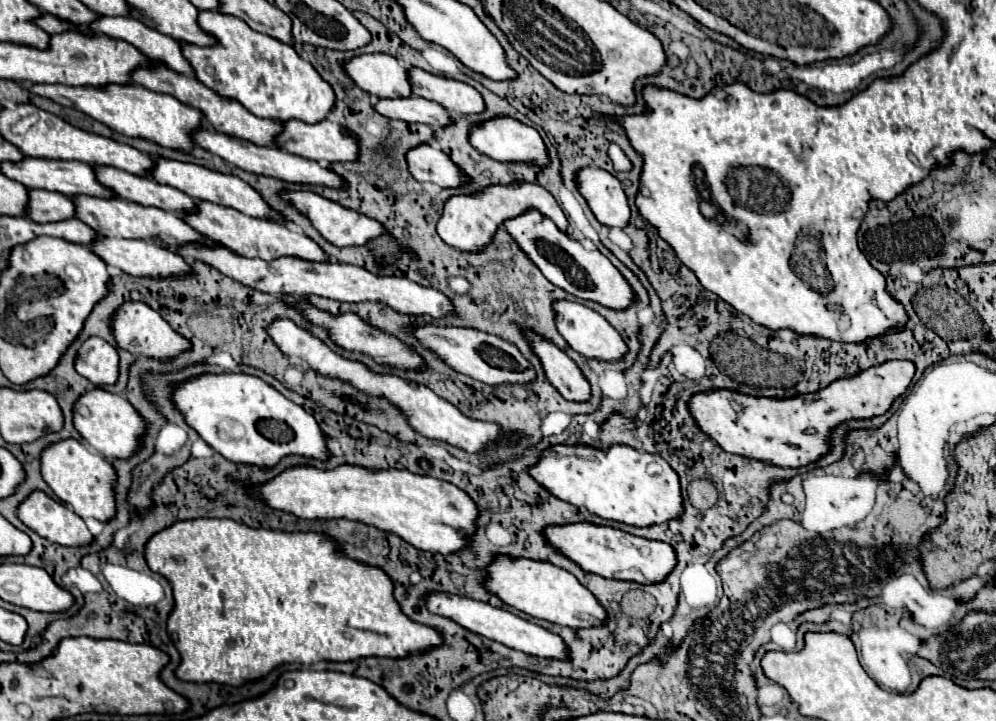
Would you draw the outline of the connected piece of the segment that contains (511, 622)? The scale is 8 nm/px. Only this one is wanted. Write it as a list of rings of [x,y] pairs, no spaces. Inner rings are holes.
[[[430,594],[428,596],[428,610],[458,622],[460,626],[464,626],[466,630],[470,630],[474,634],[480,634],[480,636],[490,638],[494,642],[500,642],[508,648],[520,650],[528,656],[552,658],[552,660],[570,660],[570,650],[558,634],[552,634],[552,632],[544,630],[542,626],[536,626],[528,620],[522,620],[520,616],[514,616],[502,608],[492,608],[486,602],[478,602],[478,600],[462,598],[462,596],[454,596],[454,594]]]

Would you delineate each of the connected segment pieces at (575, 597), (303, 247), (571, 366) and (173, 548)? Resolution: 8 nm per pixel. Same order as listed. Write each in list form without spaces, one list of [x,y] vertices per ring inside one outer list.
[[[498,556],[494,564],[488,566],[486,588],[506,604],[534,618],[542,618],[560,626],[592,628],[608,622],[608,612],[604,610],[604,606],[600,606],[594,594],[586,586],[582,586],[570,572],[548,562],[536,562],[526,558],[514,560],[510,556]]]
[[[198,202],[198,214],[184,216],[184,220],[192,228],[196,228],[200,234],[204,234],[216,242],[222,242],[226,248],[234,250],[236,254],[240,254],[244,258],[262,258],[268,262],[282,258],[282,256],[294,256],[294,258],[310,260],[310,262],[328,262],[330,260],[330,256],[306,234],[294,232],[294,230],[286,228],[284,224],[278,224],[272,220],[260,220],[260,218],[246,216],[238,210],[232,210],[232,208],[216,206],[212,202]]]
[[[528,330],[526,334],[530,336],[532,346],[534,346],[536,354],[540,356],[540,360],[544,364],[544,372],[546,372],[548,380],[556,386],[556,390],[566,400],[572,400],[572,402],[586,402],[586,400],[590,400],[590,396],[592,396],[590,382],[582,374],[578,364],[574,360],[570,360],[550,340],[542,338],[540,334],[536,334],[532,330]]]
[[[198,518],[198,520],[176,522],[170,528],[152,536],[150,542],[146,544],[146,560],[150,570],[166,576],[174,590],[176,606],[168,618],[168,634],[172,636],[172,640],[176,640],[176,648],[182,656],[182,664],[178,666],[176,676],[186,682],[216,682],[216,684],[228,684],[228,686],[244,686],[246,682],[262,680],[280,664],[314,664],[320,660],[348,662],[348,660],[368,658],[368,656],[408,658],[410,654],[422,654],[444,644],[444,638],[438,630],[410,620],[400,610],[400,604],[396,602],[392,594],[394,582],[392,578],[388,578],[388,574],[380,566],[368,566],[368,564],[356,562],[354,558],[348,558],[348,554],[340,550],[340,542],[322,532],[282,532],[282,530],[268,530],[268,528],[250,528],[230,518],[220,518],[220,520]]]

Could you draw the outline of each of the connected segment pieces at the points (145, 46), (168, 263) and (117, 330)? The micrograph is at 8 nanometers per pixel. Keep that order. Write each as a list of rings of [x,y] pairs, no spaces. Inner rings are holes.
[[[100,16],[92,24],[92,30],[96,30],[98,34],[106,34],[110,38],[124,40],[124,42],[136,46],[150,60],[158,62],[160,66],[164,66],[172,72],[194,76],[190,62],[182,54],[180,42],[160,34],[158,30],[144,26],[140,20],[136,20],[132,16],[124,16],[124,18],[122,16],[116,16],[116,18],[114,16],[112,18]]]
[[[100,236],[96,242],[92,242],[92,250],[108,264],[124,274],[136,276],[136,278],[172,278],[172,276],[188,276],[192,274],[190,264],[178,254],[168,248],[158,246],[152,240],[124,240],[124,238],[104,238]]]
[[[124,302],[122,308],[112,318],[112,332],[114,332],[120,348],[128,350],[130,354],[154,358],[158,362],[170,362],[176,356],[180,356],[182,352],[192,350],[192,344],[184,336],[174,332],[170,328],[170,324],[144,302]]]

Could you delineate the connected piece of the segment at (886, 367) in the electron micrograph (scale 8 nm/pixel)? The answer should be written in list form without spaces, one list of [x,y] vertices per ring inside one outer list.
[[[892,360],[872,366],[852,378],[832,382],[828,388],[790,398],[754,398],[730,390],[696,394],[690,400],[690,412],[700,430],[716,440],[726,452],[762,460],[780,468],[800,468],[818,462],[830,452],[830,432],[848,420],[870,420],[888,412],[892,402],[906,392],[916,372],[910,360]]]

